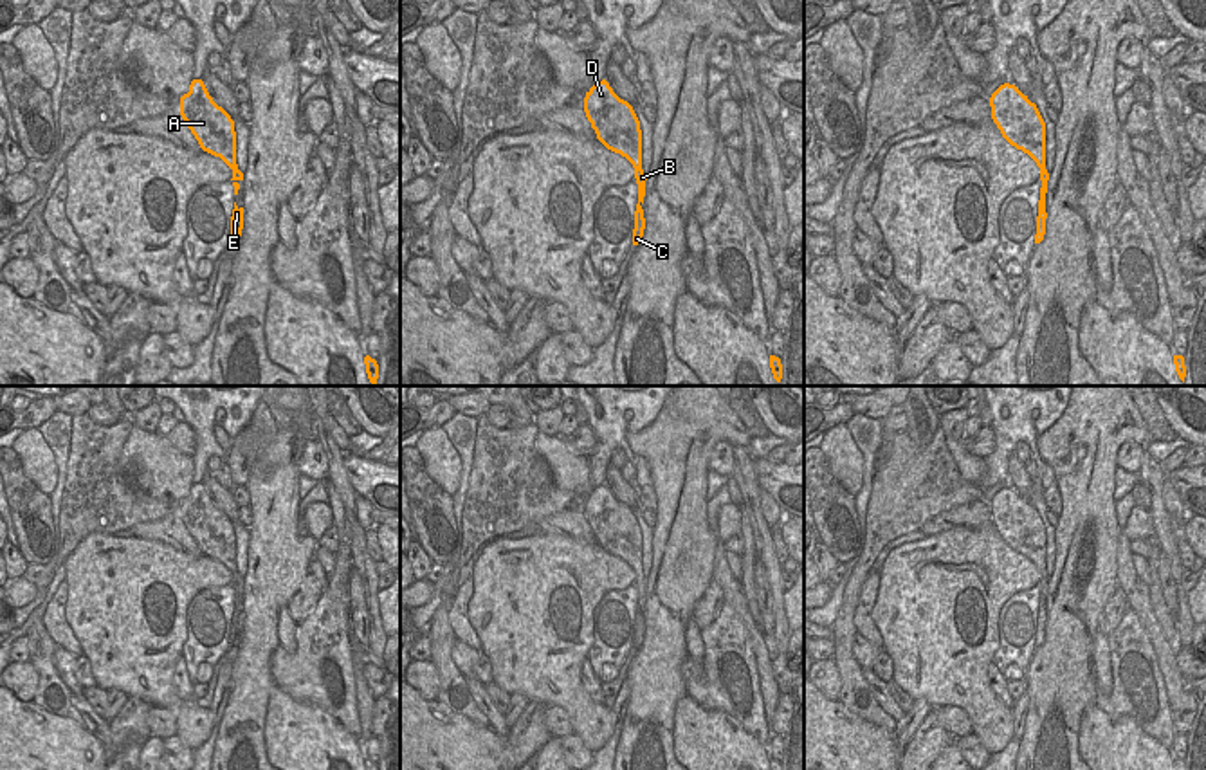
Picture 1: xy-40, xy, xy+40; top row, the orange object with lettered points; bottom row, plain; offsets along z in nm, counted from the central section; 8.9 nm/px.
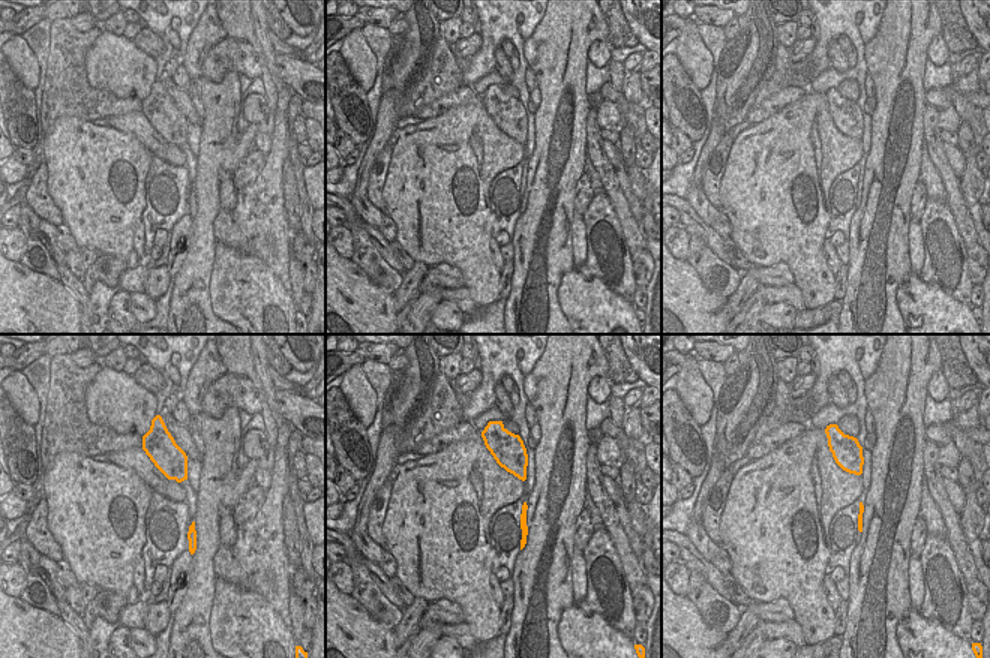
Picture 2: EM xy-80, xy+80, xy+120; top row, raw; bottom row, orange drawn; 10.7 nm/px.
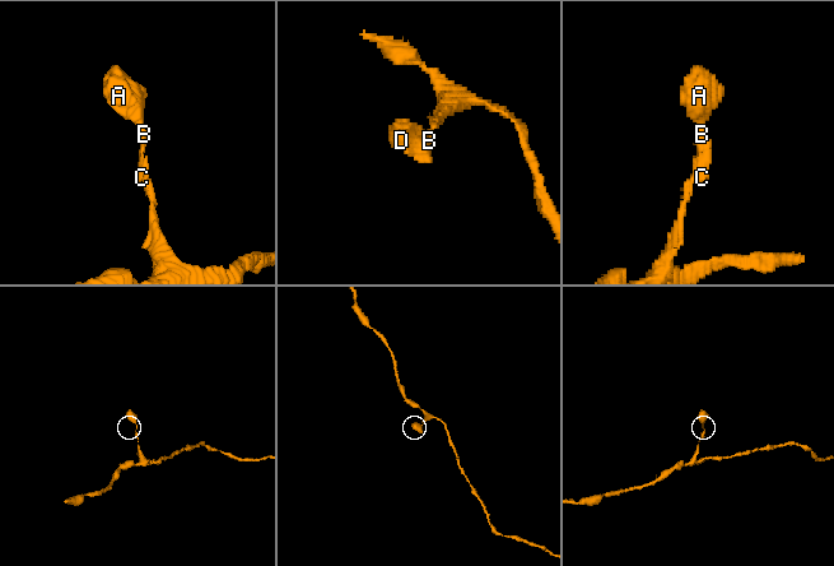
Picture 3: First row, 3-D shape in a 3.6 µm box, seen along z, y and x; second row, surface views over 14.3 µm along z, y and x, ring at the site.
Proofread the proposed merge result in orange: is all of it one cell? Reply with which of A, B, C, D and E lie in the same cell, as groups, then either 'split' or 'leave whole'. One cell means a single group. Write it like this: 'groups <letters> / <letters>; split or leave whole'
groups A B C D E; leave whole

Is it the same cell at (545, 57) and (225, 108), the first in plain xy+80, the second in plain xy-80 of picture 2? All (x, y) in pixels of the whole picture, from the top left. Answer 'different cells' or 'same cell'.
same cell

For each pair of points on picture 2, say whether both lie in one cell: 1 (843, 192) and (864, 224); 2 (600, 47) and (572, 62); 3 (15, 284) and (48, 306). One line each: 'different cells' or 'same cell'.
1: different cells
2: different cells
3: same cell

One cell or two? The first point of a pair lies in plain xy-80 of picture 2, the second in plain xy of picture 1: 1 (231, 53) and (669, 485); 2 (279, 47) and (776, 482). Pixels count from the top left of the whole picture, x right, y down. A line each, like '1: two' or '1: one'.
1: two
2: two

